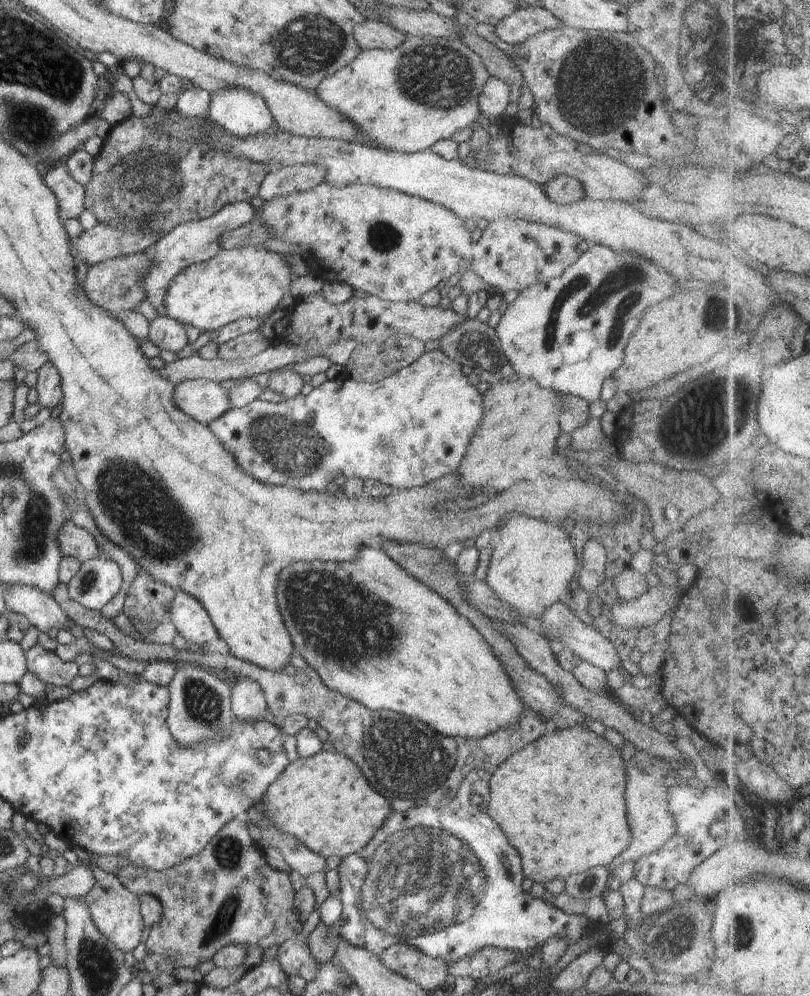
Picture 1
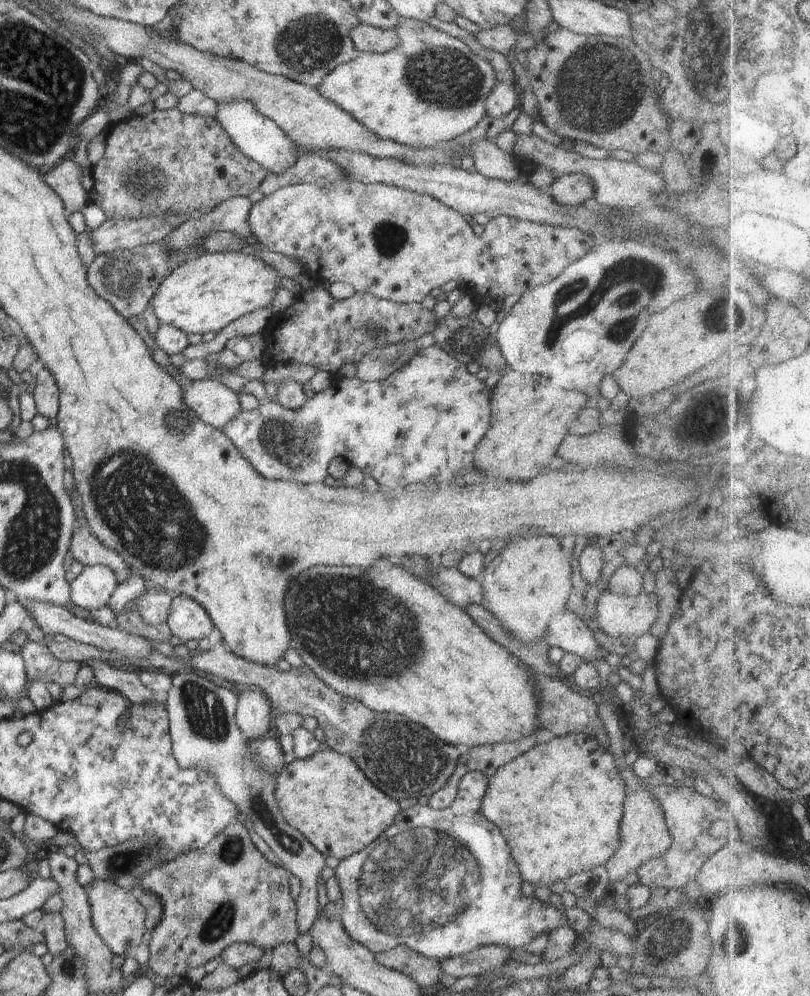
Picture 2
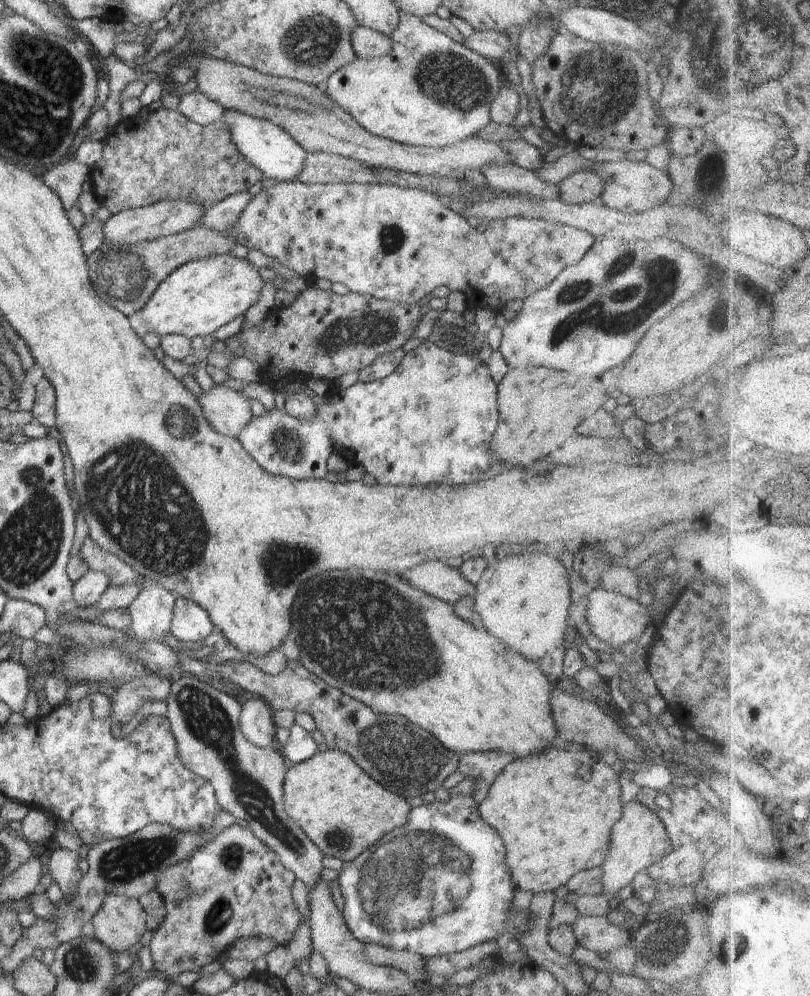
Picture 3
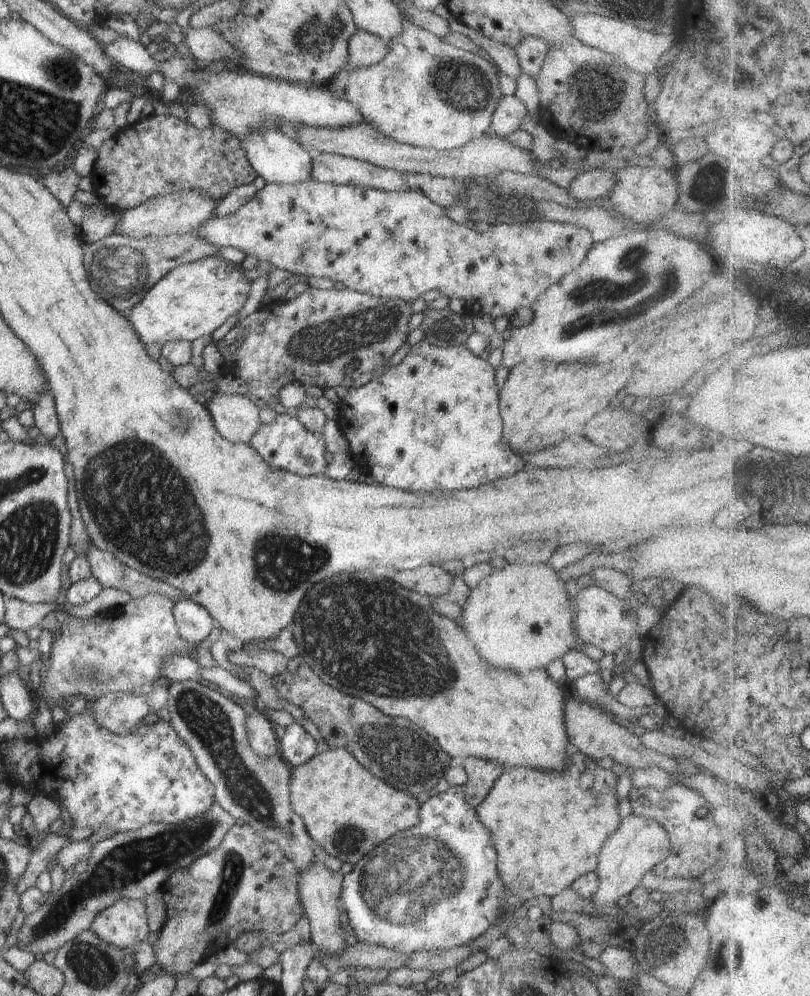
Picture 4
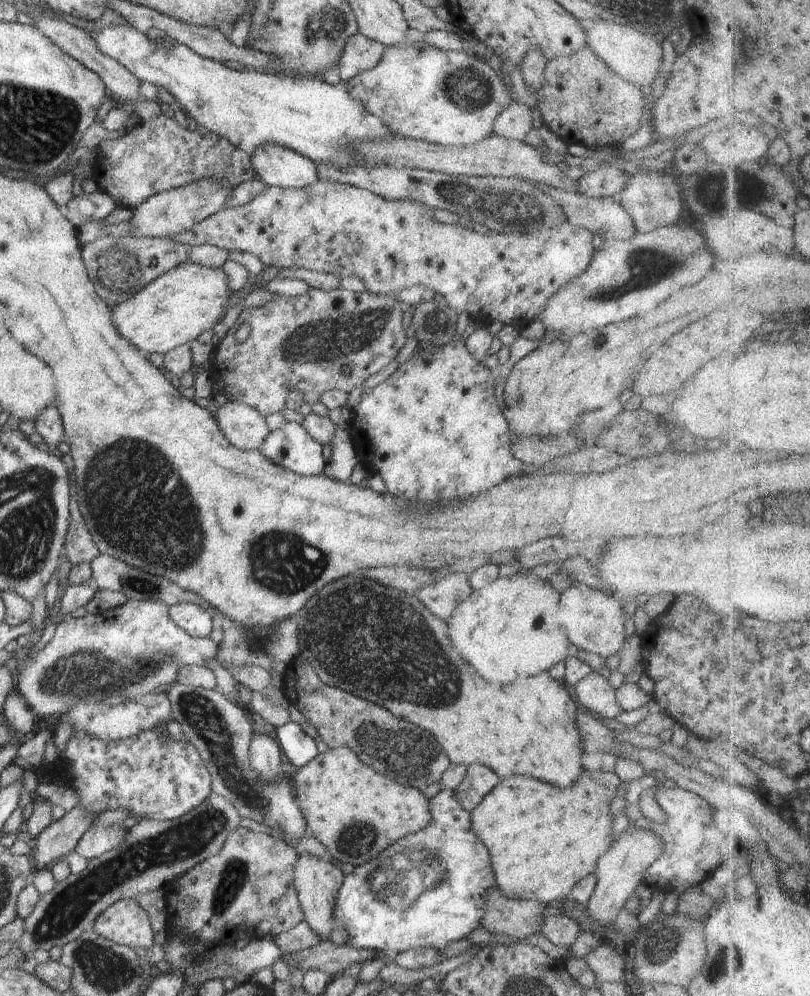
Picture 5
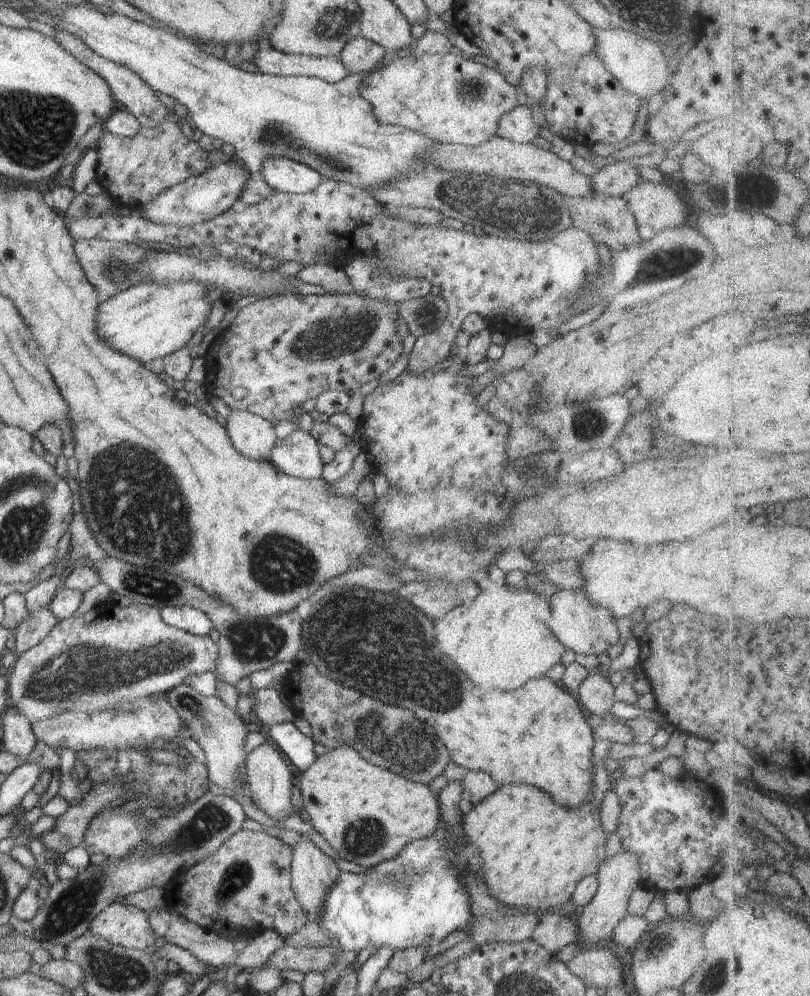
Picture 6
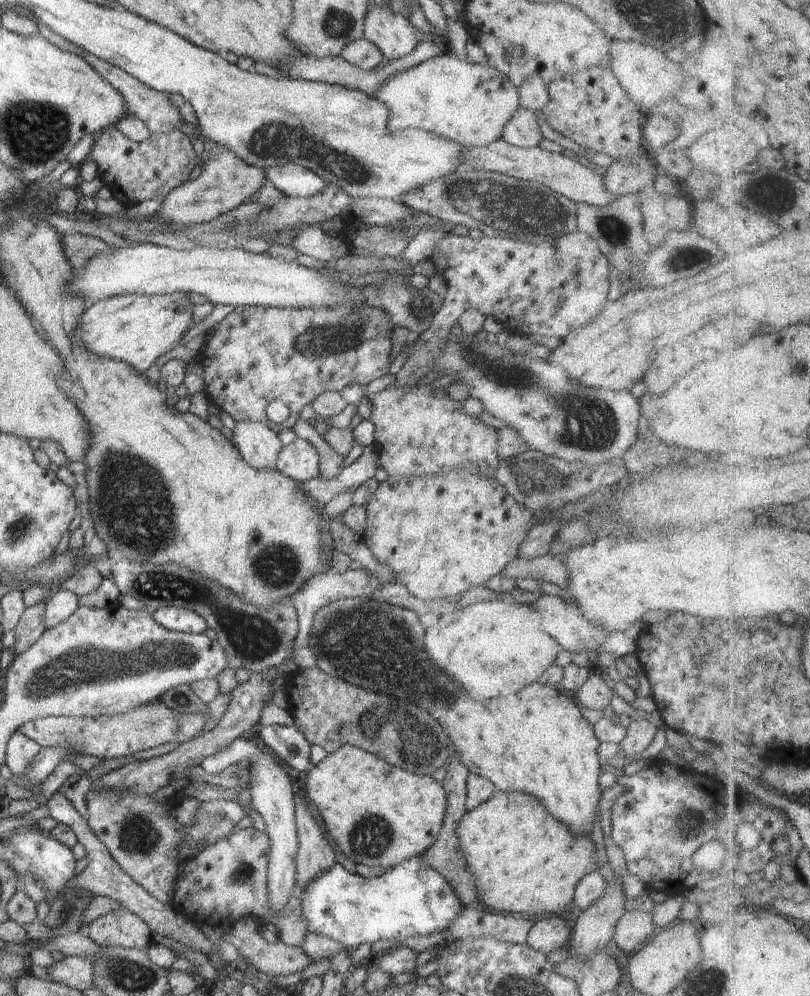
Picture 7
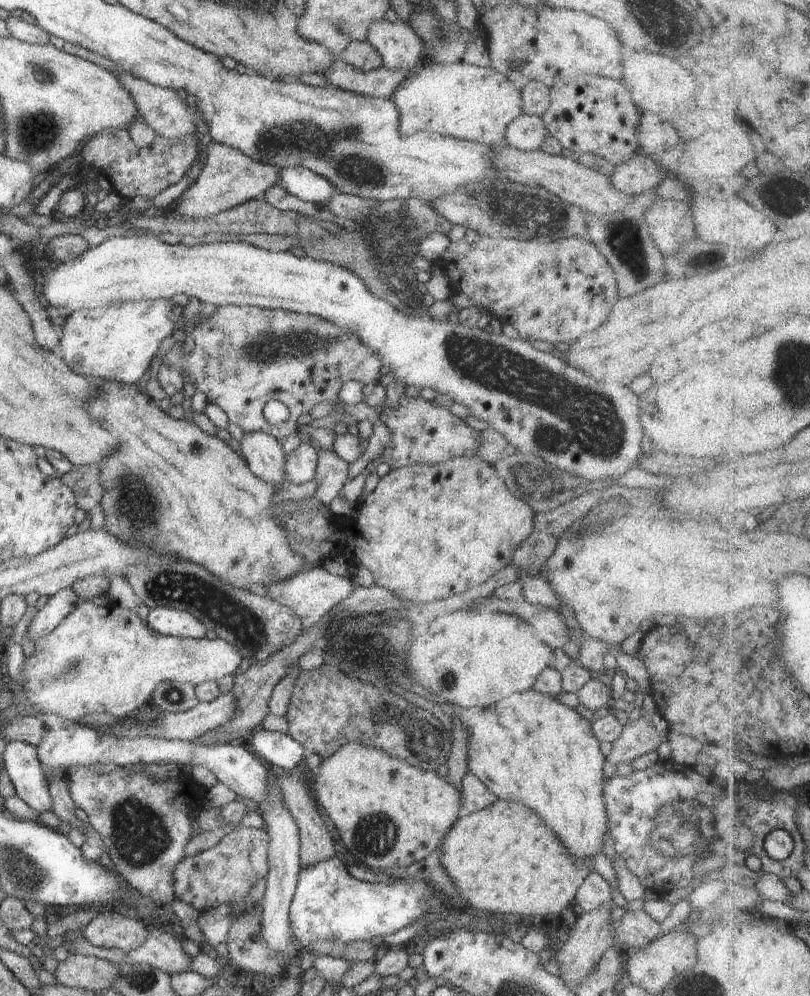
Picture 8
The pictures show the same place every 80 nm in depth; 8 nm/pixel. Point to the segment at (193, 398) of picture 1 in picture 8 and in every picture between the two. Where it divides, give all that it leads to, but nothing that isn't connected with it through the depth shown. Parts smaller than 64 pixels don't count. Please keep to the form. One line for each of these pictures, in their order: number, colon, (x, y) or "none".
2: (214, 403)
3: (228, 411)
4: (235, 417)
5: (244, 428)
6: (252, 436)
7: (259, 445)
8: (264, 456)

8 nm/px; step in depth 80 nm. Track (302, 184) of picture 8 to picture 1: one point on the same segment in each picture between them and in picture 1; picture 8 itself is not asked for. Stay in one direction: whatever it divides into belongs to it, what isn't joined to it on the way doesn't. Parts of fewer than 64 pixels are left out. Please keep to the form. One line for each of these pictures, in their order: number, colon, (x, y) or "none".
1: (243, 113)
2: (258, 137)
3: (271, 149)
4: (275, 156)
5: (279, 167)
6: (282, 175)
7: (293, 180)

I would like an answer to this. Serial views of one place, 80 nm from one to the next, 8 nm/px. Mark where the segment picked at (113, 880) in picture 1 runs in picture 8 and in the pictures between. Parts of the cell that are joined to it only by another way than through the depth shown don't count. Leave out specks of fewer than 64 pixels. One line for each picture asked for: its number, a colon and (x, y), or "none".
2: (117, 916)
3: (119, 924)
4: (124, 924)
5: (125, 923)
6: (127, 926)
7: (121, 928)
8: (110, 931)

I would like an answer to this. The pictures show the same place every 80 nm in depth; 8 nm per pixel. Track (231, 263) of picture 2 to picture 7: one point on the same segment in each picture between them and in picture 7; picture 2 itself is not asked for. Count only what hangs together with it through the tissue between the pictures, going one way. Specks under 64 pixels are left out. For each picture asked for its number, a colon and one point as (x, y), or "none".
3: (202, 295)
4: (193, 300)
5: (175, 309)
6: (148, 321)
7: (136, 329)

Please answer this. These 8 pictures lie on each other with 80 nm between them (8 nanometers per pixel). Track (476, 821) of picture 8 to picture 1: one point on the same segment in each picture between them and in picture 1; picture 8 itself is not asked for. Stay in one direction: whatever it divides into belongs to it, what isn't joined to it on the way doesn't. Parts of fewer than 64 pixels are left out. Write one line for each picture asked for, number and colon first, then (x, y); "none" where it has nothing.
1: (560, 800)
2: (559, 805)
3: (555, 811)
4: (549, 827)
5: (542, 840)
6: (534, 852)
7: (521, 860)

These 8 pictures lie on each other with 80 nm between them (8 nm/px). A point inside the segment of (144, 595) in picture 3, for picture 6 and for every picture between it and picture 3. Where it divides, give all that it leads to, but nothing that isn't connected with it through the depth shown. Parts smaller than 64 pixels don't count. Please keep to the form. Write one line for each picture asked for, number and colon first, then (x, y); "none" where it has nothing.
4: (127, 652)
5: (133, 649)
6: (109, 657)

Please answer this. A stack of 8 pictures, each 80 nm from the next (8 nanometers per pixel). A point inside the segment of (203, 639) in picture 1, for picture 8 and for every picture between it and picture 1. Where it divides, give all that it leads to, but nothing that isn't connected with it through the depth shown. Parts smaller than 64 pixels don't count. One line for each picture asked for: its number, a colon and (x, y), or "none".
2: (186, 618)
3: (190, 622)
4: (193, 621)
5: (193, 619)
6: (188, 619)
7: (182, 620)
8: (165, 621)

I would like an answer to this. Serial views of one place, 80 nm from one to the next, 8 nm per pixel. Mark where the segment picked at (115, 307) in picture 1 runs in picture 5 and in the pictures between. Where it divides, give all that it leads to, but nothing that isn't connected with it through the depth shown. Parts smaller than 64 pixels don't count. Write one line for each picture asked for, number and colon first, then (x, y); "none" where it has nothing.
2: (129, 279)
3: (125, 276)
4: (121, 270)
5: (117, 267)

